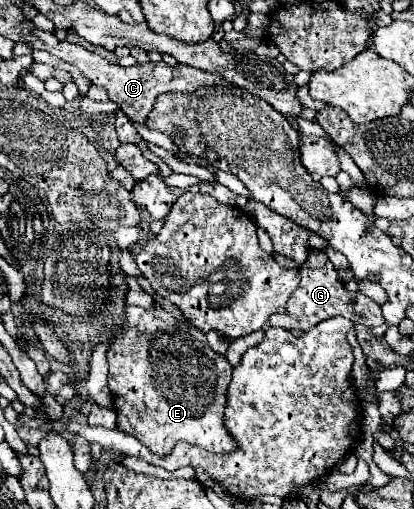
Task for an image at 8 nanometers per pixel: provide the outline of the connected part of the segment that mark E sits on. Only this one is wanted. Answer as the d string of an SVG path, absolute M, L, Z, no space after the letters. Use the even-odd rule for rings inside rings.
M155 304L155 308L151 310L127 306L127 326L123 334L119 334L119 338L109 346L107 364L109 364L107 384L113 394L113 402L119 416L117 428L135 436L147 448L153 448L155 454L165 456L179 440L185 440L189 444L195 444L217 454L237 450L235 440L231 438L223 424L227 386L231 382L233 368L225 360L225 356L219 356L211 350L211 346L205 340L205 334L199 332L197 328L191 328L187 320L177 322L159 304Z

